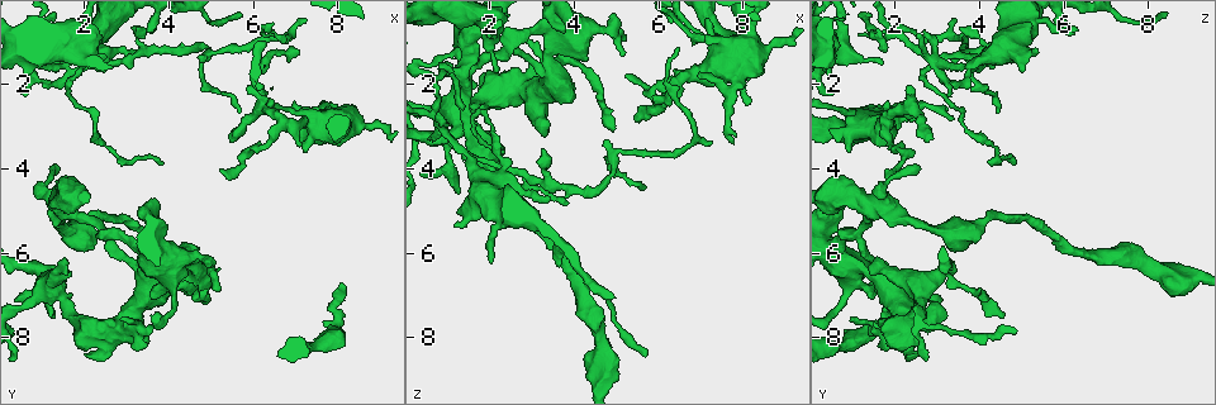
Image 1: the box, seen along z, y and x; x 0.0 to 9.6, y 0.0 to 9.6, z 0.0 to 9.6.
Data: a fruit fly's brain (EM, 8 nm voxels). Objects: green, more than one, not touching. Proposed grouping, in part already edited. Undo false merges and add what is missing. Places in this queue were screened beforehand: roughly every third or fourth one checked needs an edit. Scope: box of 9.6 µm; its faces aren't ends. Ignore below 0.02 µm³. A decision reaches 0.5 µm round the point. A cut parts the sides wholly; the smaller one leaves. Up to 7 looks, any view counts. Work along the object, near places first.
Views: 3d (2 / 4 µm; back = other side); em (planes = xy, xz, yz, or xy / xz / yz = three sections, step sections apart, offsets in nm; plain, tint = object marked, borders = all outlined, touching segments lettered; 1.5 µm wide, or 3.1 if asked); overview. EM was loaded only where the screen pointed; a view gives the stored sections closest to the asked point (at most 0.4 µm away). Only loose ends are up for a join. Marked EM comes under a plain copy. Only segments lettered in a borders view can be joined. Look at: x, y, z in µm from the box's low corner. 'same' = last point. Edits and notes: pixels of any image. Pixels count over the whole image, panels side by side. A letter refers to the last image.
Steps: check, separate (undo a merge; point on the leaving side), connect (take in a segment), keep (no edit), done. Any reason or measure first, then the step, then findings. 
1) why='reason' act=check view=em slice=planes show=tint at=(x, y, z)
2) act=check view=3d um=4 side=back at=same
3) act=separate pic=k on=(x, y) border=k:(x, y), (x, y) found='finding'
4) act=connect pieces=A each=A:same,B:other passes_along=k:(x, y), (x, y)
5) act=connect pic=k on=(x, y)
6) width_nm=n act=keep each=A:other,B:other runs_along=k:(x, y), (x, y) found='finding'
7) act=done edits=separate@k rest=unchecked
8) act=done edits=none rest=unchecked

why='a narrow waist' act=check view=3d um=4 at=(2.40, 5.40, 1.20)

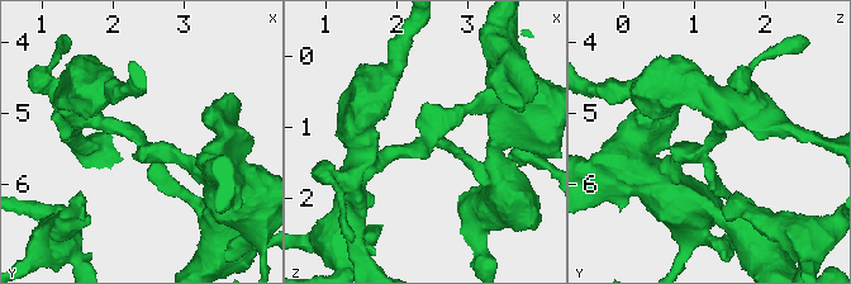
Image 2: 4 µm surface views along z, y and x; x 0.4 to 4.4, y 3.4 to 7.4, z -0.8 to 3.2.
act=check view=em slice=planes show=tint at=(2.35, 5.35, 1.20)

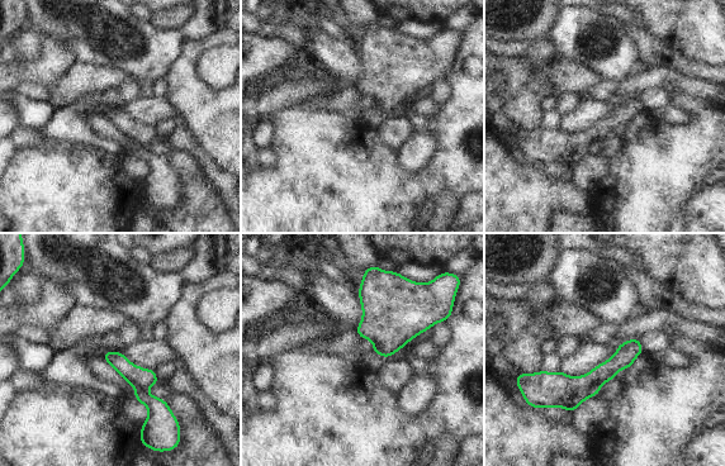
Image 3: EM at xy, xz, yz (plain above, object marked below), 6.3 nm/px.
act=check view=em slice=planes show=borders at=same

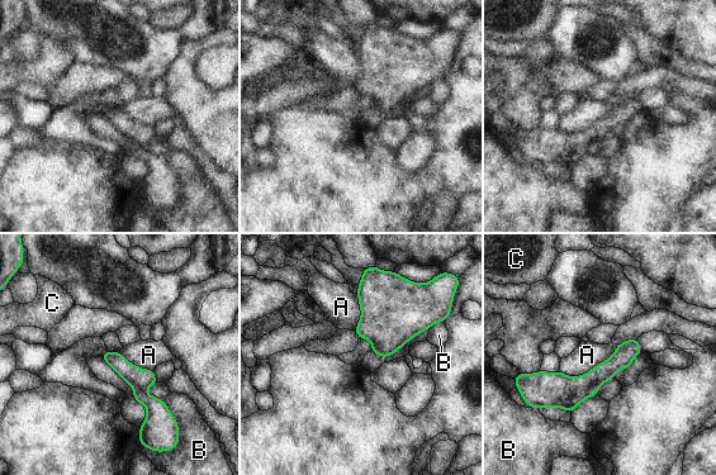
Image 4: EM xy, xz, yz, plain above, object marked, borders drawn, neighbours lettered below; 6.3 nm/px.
act=separate pic=4 on=(140, 379) each=A:other,B:other,C:other border=4:(136, 389), (143, 390) found='two neurons meet here'

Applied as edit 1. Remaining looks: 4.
why='calibre changes' act=check view=3d um=4 at=(8.50, 2.95, 1.25)

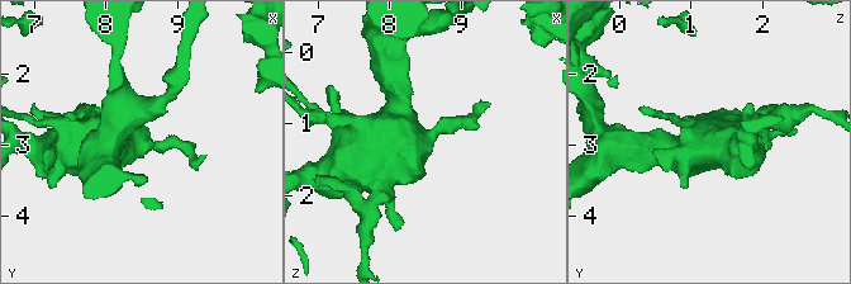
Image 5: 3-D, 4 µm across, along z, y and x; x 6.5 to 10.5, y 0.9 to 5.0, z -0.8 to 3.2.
why='need the tissue' act=check view=em slice=planes show=borders at=(8.45, 3.00, 1.25)

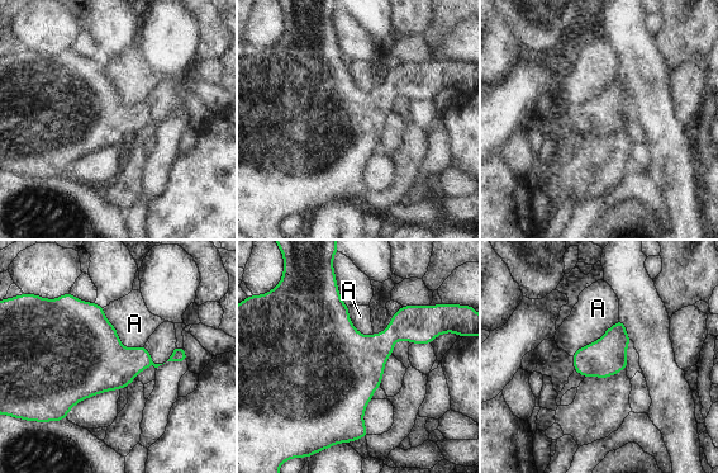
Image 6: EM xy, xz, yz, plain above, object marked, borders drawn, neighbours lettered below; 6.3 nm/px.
act=keep each=A:other border=6:(101, 308), (125, 348), (143, 346) found='one neuron here'

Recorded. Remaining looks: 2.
why='an open end' act=check view=em slice=planes show=borders at=(7.85, 2.80, 3.40)

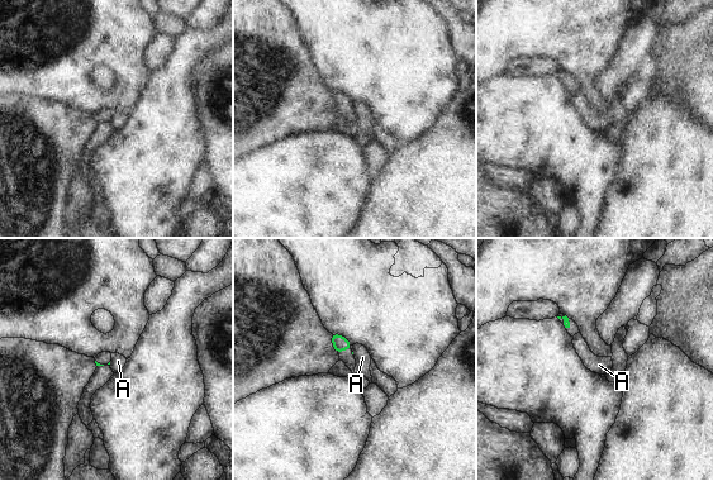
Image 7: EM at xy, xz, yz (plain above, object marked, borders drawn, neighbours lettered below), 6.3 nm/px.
act=keep each=A:other border=7:(351, 346), (353, 353) found='no lettered segment goes on from it'

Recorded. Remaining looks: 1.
act=done edits=separate@4 rest=unchecked

